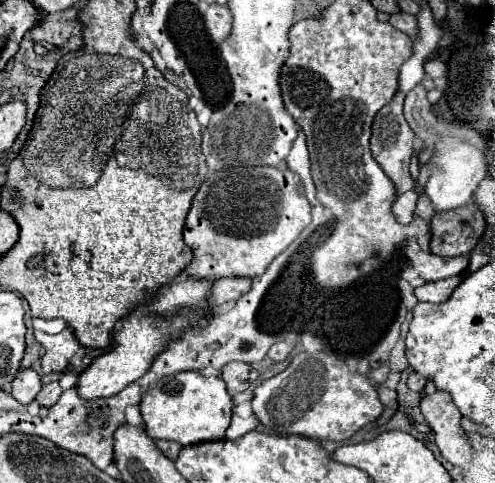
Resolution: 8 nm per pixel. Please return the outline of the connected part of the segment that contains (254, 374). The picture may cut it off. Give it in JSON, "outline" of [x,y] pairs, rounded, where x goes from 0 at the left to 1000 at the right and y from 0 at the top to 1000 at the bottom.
{"outline":[[[461,749],[444,766],[444,778],[457,791],[461,816],[473,820],[481,812],[493,812],[521,783],[521,766],[513,766],[505,754],[493,749]]]}

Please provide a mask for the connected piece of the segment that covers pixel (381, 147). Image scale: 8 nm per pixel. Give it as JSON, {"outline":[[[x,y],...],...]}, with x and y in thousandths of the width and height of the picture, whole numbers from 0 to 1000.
{"outline":[[[800,190],[788,215],[780,215],[756,244],[752,261],[752,286],[747,286],[747,311],[756,331],[768,340],[768,348],[780,356],[780,364],[792,373],[804,402],[816,402],[836,389],[836,377],[828,369],[828,327],[836,319],[836,273],[824,261],[816,236],[812,236],[812,211],[816,190]]]}

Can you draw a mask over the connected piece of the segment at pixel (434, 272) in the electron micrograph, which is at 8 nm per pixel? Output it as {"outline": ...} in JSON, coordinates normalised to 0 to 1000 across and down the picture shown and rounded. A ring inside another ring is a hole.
{"outline":[[[824,493],[812,505],[812,522],[828,538],[828,547],[844,559],[844,567],[865,584],[925,571],[945,555],[945,542],[949,542],[945,526],[941,530],[909,530],[909,534],[881,530],[881,526],[857,526],[836,493]]]}

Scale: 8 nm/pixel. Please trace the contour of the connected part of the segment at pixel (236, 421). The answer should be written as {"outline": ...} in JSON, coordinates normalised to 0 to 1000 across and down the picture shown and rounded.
{"outline":[[[509,857],[509,861],[501,861],[501,865],[485,865],[485,861],[469,861],[469,874],[465,874],[465,886],[457,890],[457,907],[465,907],[465,911],[473,911],[473,907],[485,907],[485,903],[493,903],[497,894],[505,894],[505,890],[513,890],[517,882],[521,882],[525,874],[521,874],[521,865]]]}

